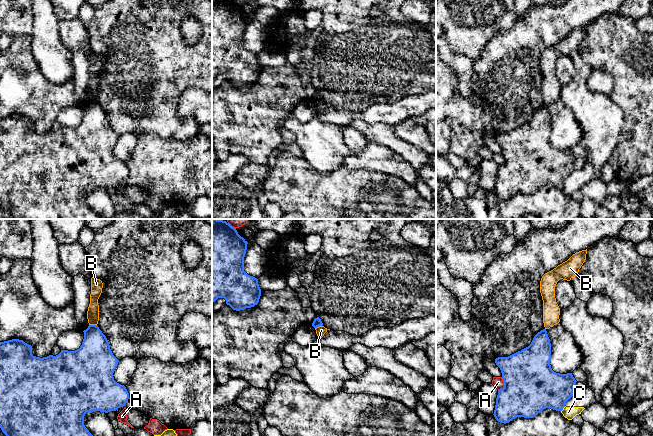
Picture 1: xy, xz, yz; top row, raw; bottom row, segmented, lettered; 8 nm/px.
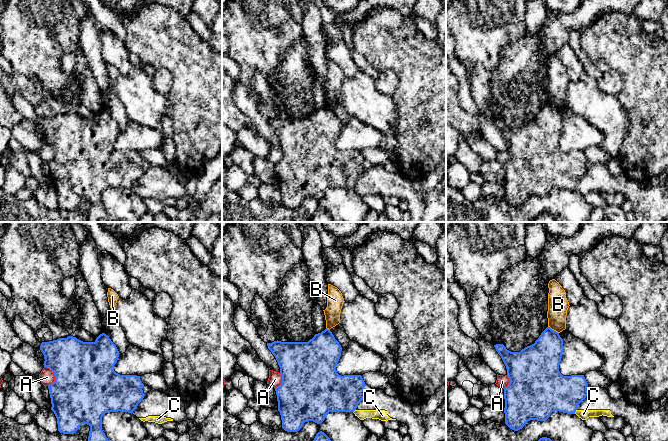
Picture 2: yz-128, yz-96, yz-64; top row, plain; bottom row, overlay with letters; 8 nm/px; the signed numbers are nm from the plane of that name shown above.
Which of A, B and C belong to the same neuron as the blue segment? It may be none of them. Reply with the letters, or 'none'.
none

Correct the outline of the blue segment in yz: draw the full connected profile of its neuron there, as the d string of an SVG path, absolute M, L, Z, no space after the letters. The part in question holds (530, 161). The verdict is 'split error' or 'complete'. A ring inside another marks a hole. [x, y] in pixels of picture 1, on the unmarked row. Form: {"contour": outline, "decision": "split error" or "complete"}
{"contour": "M546 105L538 108L528 123L508 133L495 135L504 158L504 164L498 166L493 190L498 198L506 200L517 193L532 194L546 184L563 186L566 178L575 170L577 157L572 149L554 148L550 136L551 119Z", "decision": "complete"}

